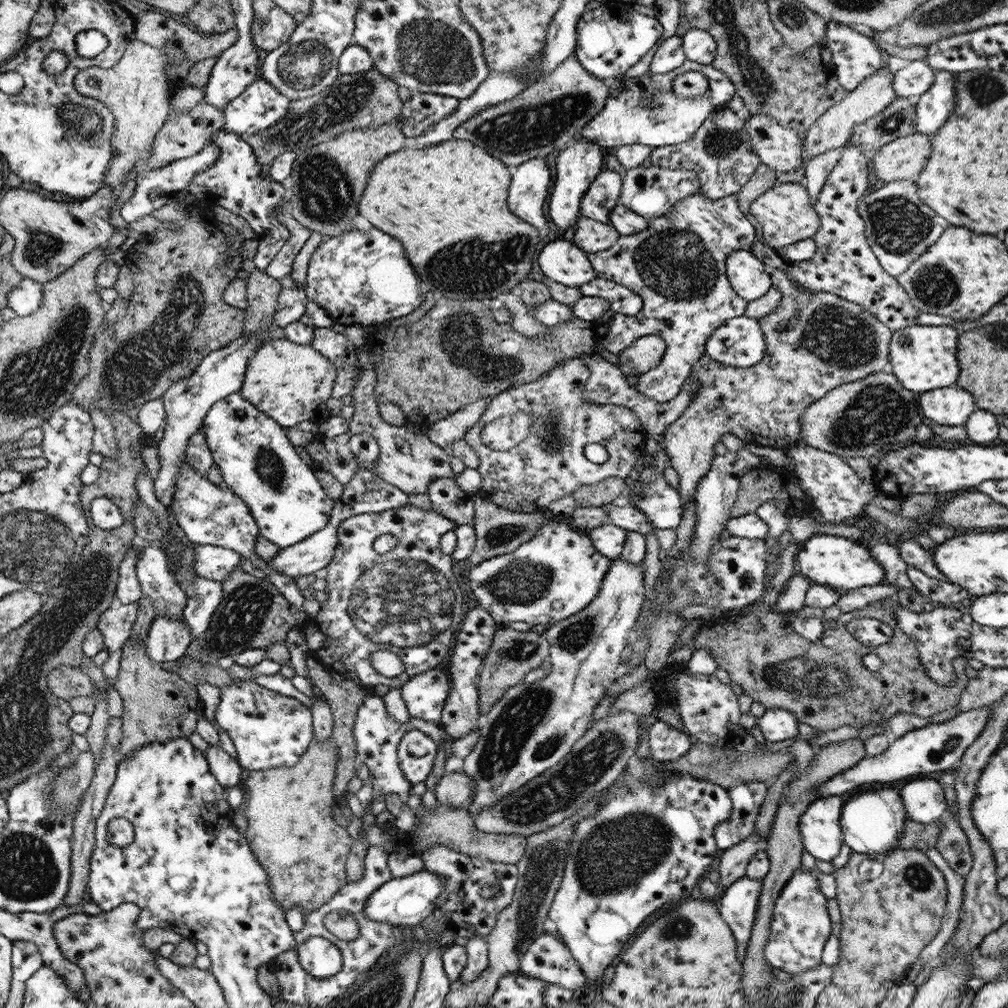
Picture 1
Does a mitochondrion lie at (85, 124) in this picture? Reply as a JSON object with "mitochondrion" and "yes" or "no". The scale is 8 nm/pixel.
{"mitochondrion":"yes"}

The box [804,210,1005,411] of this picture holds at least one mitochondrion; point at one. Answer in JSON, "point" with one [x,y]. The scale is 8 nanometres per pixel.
{"point":[935,286]}

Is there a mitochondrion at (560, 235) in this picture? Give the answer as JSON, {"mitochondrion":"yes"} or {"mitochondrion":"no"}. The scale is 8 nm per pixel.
{"mitochondrion":"no"}

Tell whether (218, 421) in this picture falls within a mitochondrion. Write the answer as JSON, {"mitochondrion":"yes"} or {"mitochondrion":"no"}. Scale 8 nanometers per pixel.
{"mitochondrion":"no"}

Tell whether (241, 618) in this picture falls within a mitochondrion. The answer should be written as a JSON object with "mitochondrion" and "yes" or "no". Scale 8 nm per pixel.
{"mitochondrion":"yes"}

